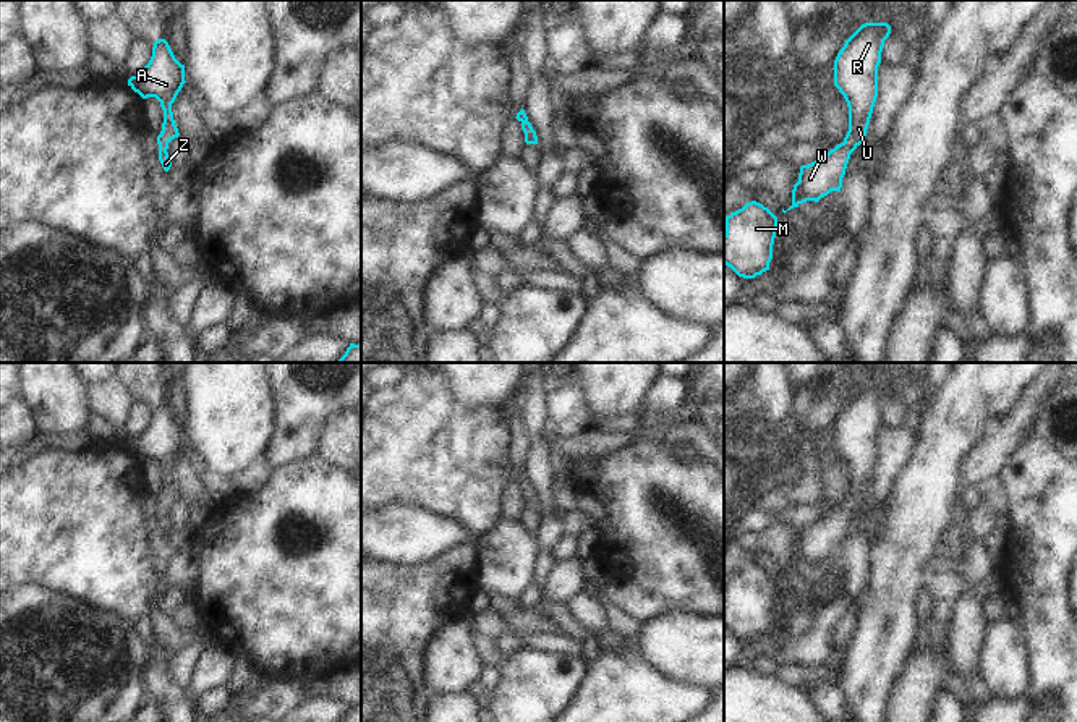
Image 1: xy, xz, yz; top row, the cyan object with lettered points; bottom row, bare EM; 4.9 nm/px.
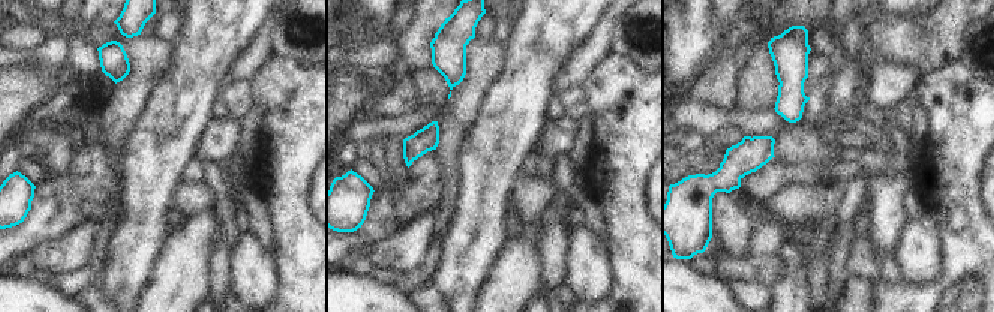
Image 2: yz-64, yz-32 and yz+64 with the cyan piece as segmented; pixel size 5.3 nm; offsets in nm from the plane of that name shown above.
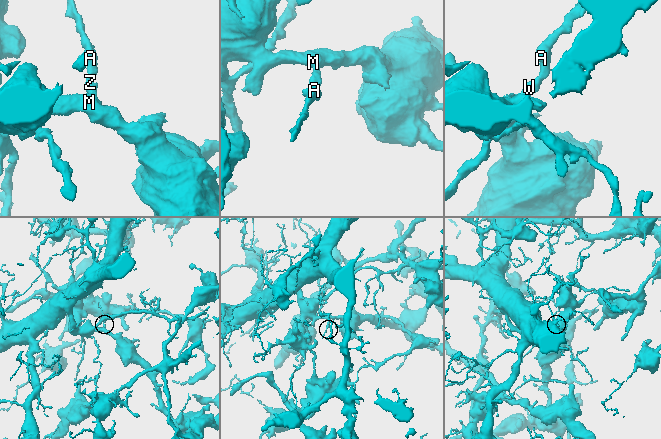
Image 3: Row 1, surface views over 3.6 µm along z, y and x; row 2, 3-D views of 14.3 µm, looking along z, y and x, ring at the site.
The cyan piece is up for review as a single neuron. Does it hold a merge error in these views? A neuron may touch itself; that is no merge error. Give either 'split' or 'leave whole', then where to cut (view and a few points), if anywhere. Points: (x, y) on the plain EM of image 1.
leave whole; no cut

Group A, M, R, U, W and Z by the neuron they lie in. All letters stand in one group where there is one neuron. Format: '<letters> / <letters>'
A M R U W Z

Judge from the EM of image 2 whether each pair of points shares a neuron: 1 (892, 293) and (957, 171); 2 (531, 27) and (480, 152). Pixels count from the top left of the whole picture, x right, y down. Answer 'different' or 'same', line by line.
1: same
2: same

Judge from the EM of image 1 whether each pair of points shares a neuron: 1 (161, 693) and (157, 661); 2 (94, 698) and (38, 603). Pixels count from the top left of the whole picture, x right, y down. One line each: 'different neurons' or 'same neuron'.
1: same neuron
2: same neuron

